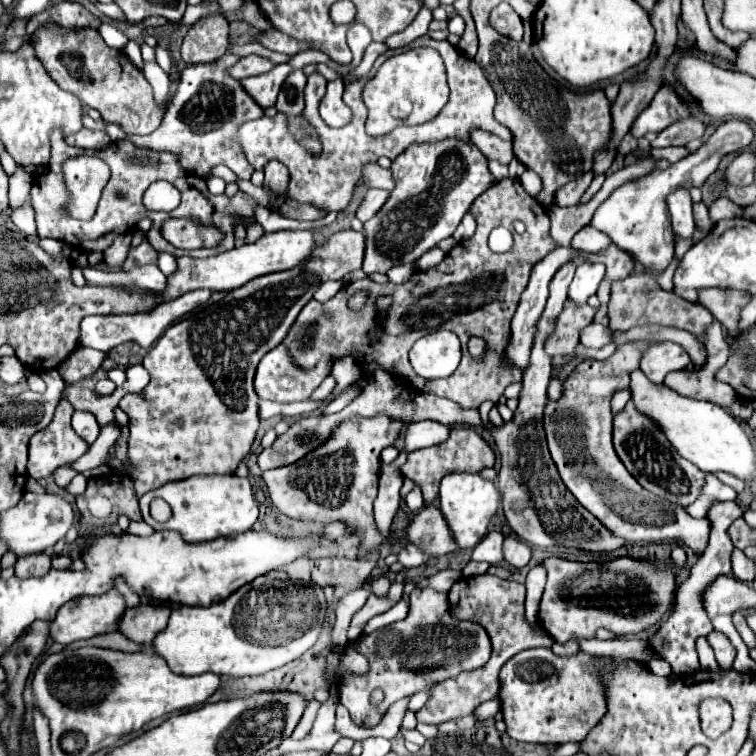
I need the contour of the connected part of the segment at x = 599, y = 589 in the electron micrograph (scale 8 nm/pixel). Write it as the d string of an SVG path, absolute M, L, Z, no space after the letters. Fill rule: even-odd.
M548 557L540 563L546 573L546 589L540 601L538 625L558 643L574 637L594 637L598 629L610 629L616 635L646 631L668 613L676 601L676 573L666 561L650 561L638 557L618 557L610 561L568 561Z

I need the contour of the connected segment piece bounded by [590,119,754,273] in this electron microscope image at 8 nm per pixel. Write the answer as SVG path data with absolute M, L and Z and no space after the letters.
M730 119L718 125L718 129L710 135L708 141L702 143L700 149L688 153L680 161L668 165L668 169L652 171L648 175L642 175L638 179L626 181L618 189L610 193L610 197L596 209L590 227L606 233L614 245L620 245L620 249L632 251L638 261L646 267L650 267L654 273L660 273L668 267L674 255L674 235L670 225L670 215L666 207L666 195L680 189L680 187L702 187L710 175L716 173L720 161L726 155L744 151L754 139L754 131L746 121Z

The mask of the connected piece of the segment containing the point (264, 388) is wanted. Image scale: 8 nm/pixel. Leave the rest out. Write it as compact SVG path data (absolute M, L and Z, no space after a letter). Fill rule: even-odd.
M278 345L276 349L272 349L270 353L266 353L256 369L256 377L254 377L254 389L258 393L260 399L270 399L270 401L280 401L280 403L292 403L292 401L308 401L308 397L312 395L312 391L330 375L330 365L332 361L328 357L324 357L314 369L300 369L298 365L292 363L288 349L284 345Z

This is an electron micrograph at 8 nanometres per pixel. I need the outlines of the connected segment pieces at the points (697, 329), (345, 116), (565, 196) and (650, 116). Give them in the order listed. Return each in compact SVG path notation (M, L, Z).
M632 273L632 277L626 277L624 281L612 283L608 317L610 317L610 327L630 329L630 327L636 327L636 325L656 323L656 325L686 329L692 335L696 335L702 343L704 343L704 337L702 337L704 327L708 327L714 321L712 313L706 307L702 307L700 303L692 305L690 301L684 301L676 293L668 293L668 291L660 289L650 275L634 275L634 273Z
M342 79L330 81L328 91L320 103L320 115L326 121L326 125L330 125L330 127L342 127L352 117L352 111L342 101L342 91L344 91Z
M584 173L584 177L578 177L576 181L570 181L568 185L564 185L564 189L556 191L554 205L558 205L558 207L576 205L578 199L582 197L582 193L588 189L590 181L592 181L592 173Z
M662 87L652 103L640 113L640 117L634 121L630 133L640 139L646 133L660 133L662 129L666 129L668 125L672 125L678 119L690 117L688 109L684 107L682 99L676 97L676 93L670 87Z

